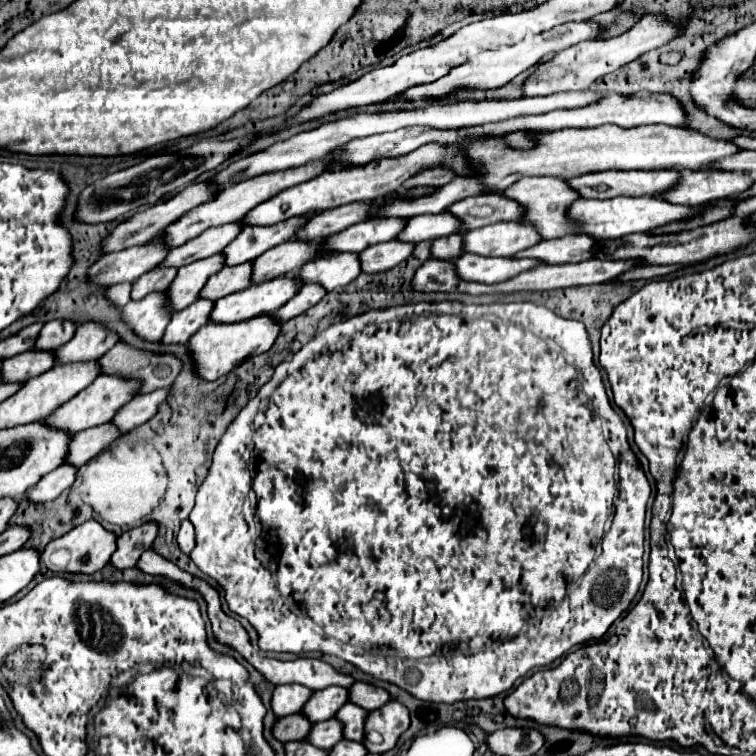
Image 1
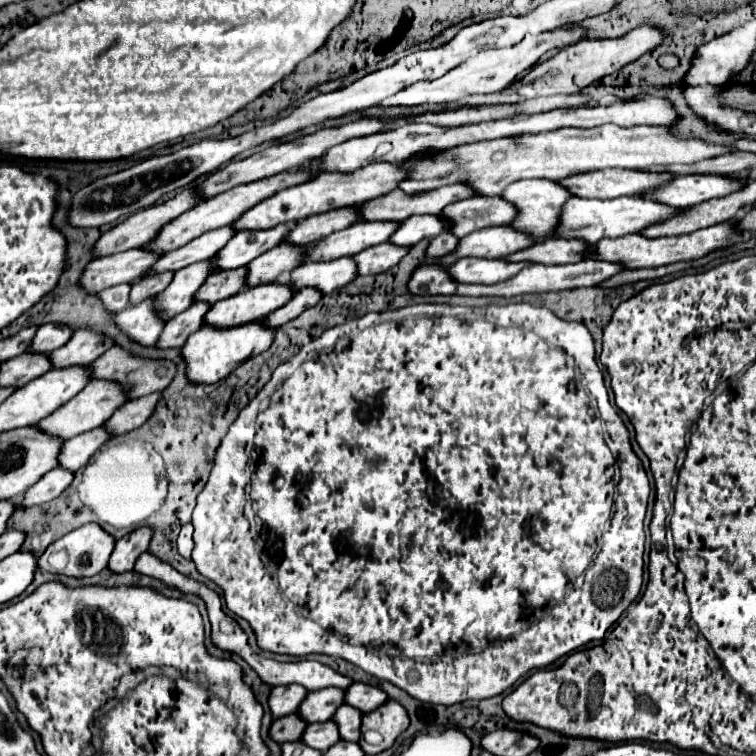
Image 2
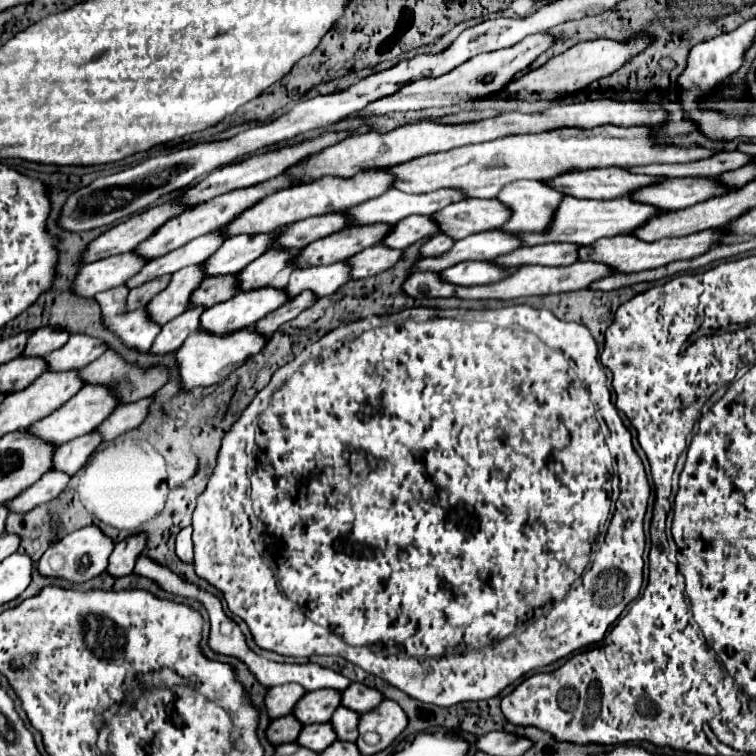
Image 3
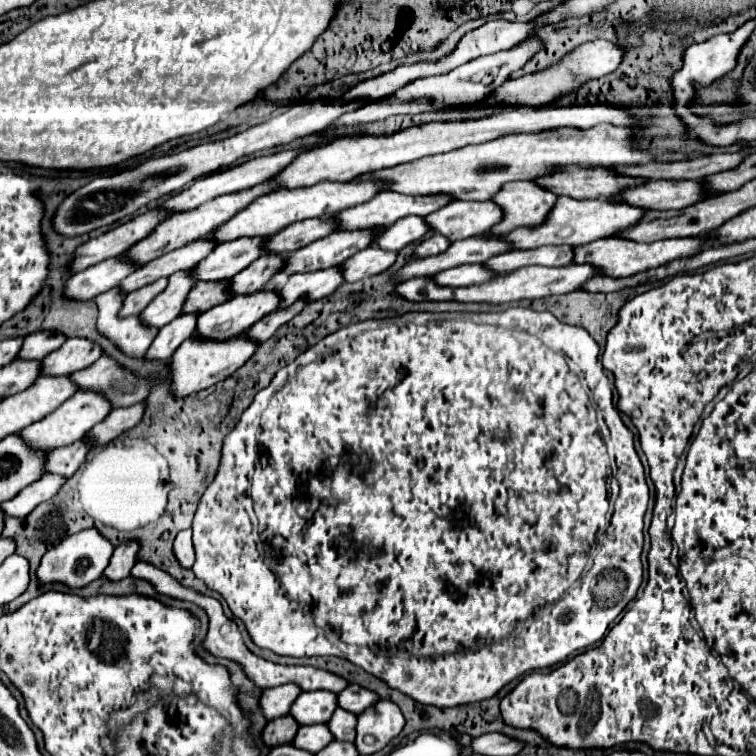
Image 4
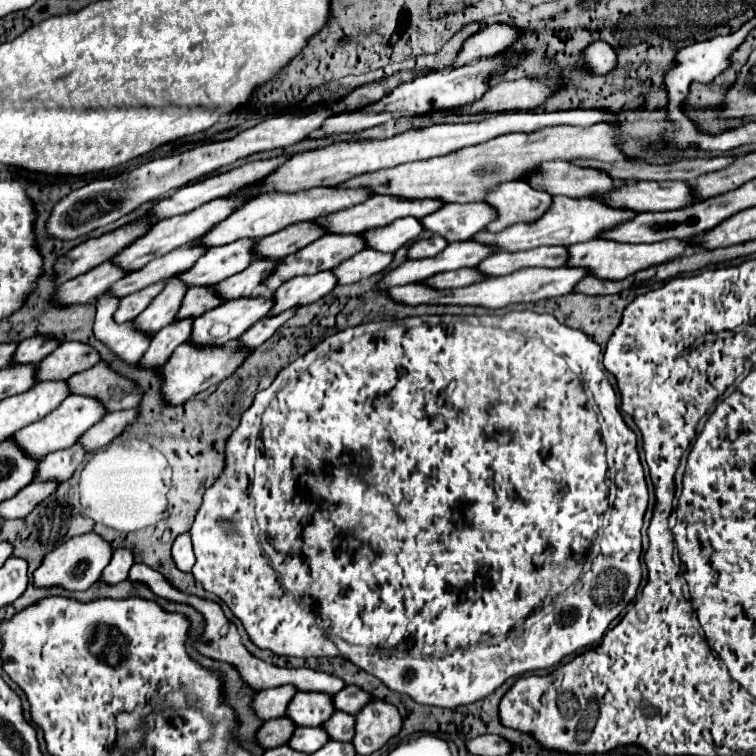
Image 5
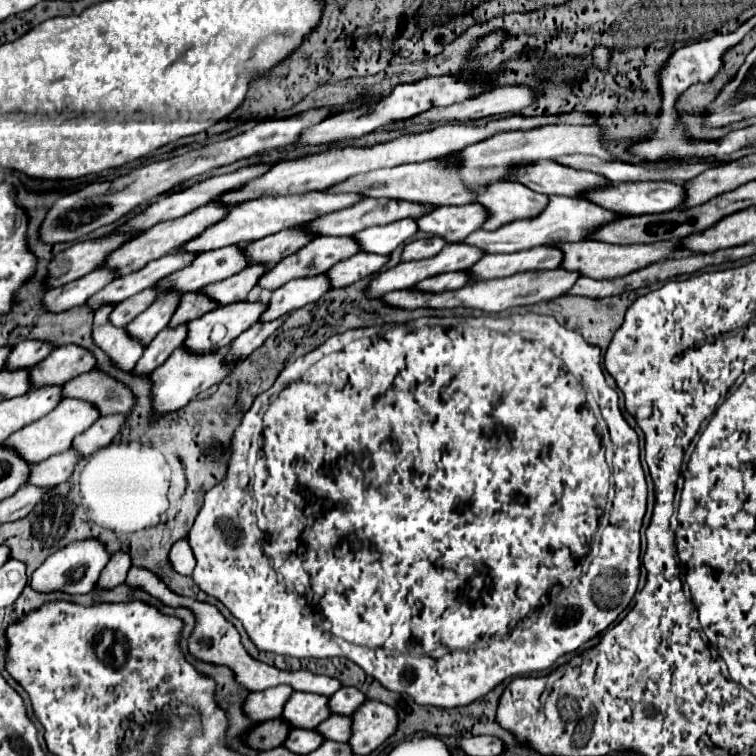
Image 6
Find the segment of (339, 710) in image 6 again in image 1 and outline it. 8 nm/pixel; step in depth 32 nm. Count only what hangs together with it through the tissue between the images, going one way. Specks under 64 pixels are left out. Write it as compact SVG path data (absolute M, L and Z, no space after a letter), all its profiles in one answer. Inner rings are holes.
M354 682L350 686L350 702L366 708L368 712L382 708L386 702L390 702L392 698L388 696L388 692L384 688L378 688L374 684L368 682Z

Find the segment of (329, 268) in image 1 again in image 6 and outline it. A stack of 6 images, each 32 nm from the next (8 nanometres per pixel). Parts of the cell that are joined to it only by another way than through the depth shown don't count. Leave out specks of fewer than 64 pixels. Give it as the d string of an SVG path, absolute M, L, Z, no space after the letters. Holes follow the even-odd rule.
M328 274L324 276L306 276L304 280L290 280L278 290L274 290L270 298L268 310L262 314L262 322L280 318L286 312L298 310L310 302L318 302L330 290Z

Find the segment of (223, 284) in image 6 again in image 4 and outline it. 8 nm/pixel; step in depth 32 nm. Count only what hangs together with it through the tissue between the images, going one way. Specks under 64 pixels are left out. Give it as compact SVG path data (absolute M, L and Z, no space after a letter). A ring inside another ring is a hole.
M260 256L240 274L230 280L230 292L236 294L250 294L262 290L270 284L270 280L280 272L280 264L284 264L282 256Z

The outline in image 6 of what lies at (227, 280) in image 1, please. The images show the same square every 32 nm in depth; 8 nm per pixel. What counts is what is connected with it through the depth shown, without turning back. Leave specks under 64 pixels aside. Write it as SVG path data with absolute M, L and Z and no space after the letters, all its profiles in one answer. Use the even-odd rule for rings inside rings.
M200 290L186 292L178 304L178 310L172 316L170 326L178 326L178 324L190 322L194 318L200 318L202 314L206 314L212 308L216 308L216 304L212 304L212 300L208 300L208 296L204 296L204 292L200 292Z

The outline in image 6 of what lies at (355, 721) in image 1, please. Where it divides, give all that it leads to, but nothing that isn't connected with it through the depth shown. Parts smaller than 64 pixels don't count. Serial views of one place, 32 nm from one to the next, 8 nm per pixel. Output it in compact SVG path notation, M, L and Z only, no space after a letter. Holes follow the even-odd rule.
M330 716L328 720L324 720L324 724L320 724L316 728L318 732L322 732L322 736L326 740L334 740L334 742L348 742L352 736L352 718L350 716Z

